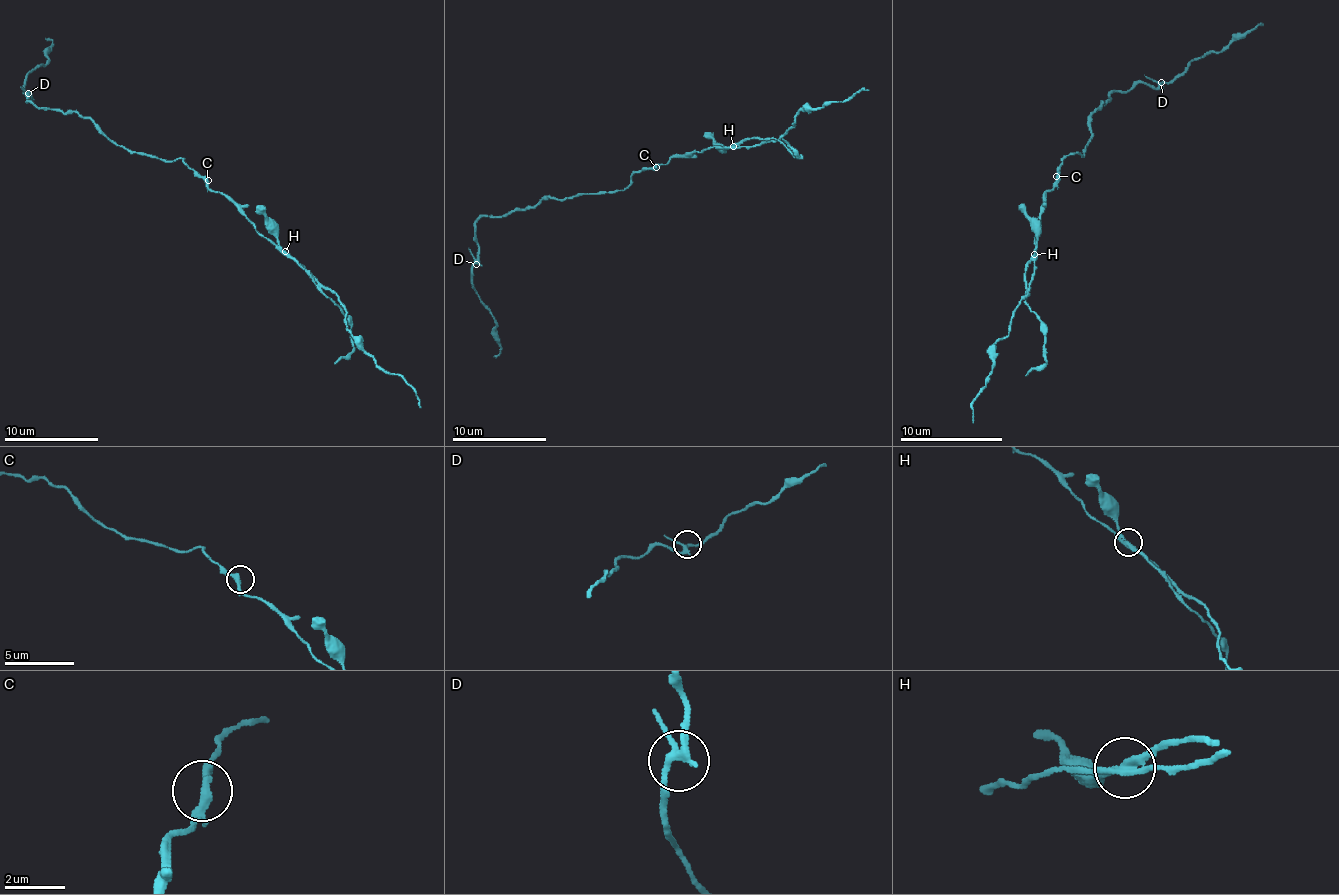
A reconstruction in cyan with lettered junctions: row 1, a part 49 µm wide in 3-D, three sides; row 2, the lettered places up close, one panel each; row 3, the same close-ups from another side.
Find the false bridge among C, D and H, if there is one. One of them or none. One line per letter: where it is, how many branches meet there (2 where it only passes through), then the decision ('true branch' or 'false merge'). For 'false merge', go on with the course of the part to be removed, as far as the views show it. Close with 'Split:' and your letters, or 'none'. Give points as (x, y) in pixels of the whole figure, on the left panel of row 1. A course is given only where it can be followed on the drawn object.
C: place (208, 180); branches 2; true branch
D: place (28, 93); branches 3; true branch
H: place (285, 251); branches 3; false merge; course (285, 251), (330, 298), (351, 326), (354, 350), (335, 364)
Split: H

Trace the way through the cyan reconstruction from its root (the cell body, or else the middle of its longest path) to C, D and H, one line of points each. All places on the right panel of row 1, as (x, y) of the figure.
C: (1064, 159), (1056, 176)
D: (1064, 159), (1069, 153), (1085, 153), (1092, 136), (1090, 118), (1113, 92), (1125, 92), (1138, 82), (1161, 82)
H: (1064, 159), (1056, 184), (1046, 194), (1046, 207), (1036, 233), (1033, 253)

